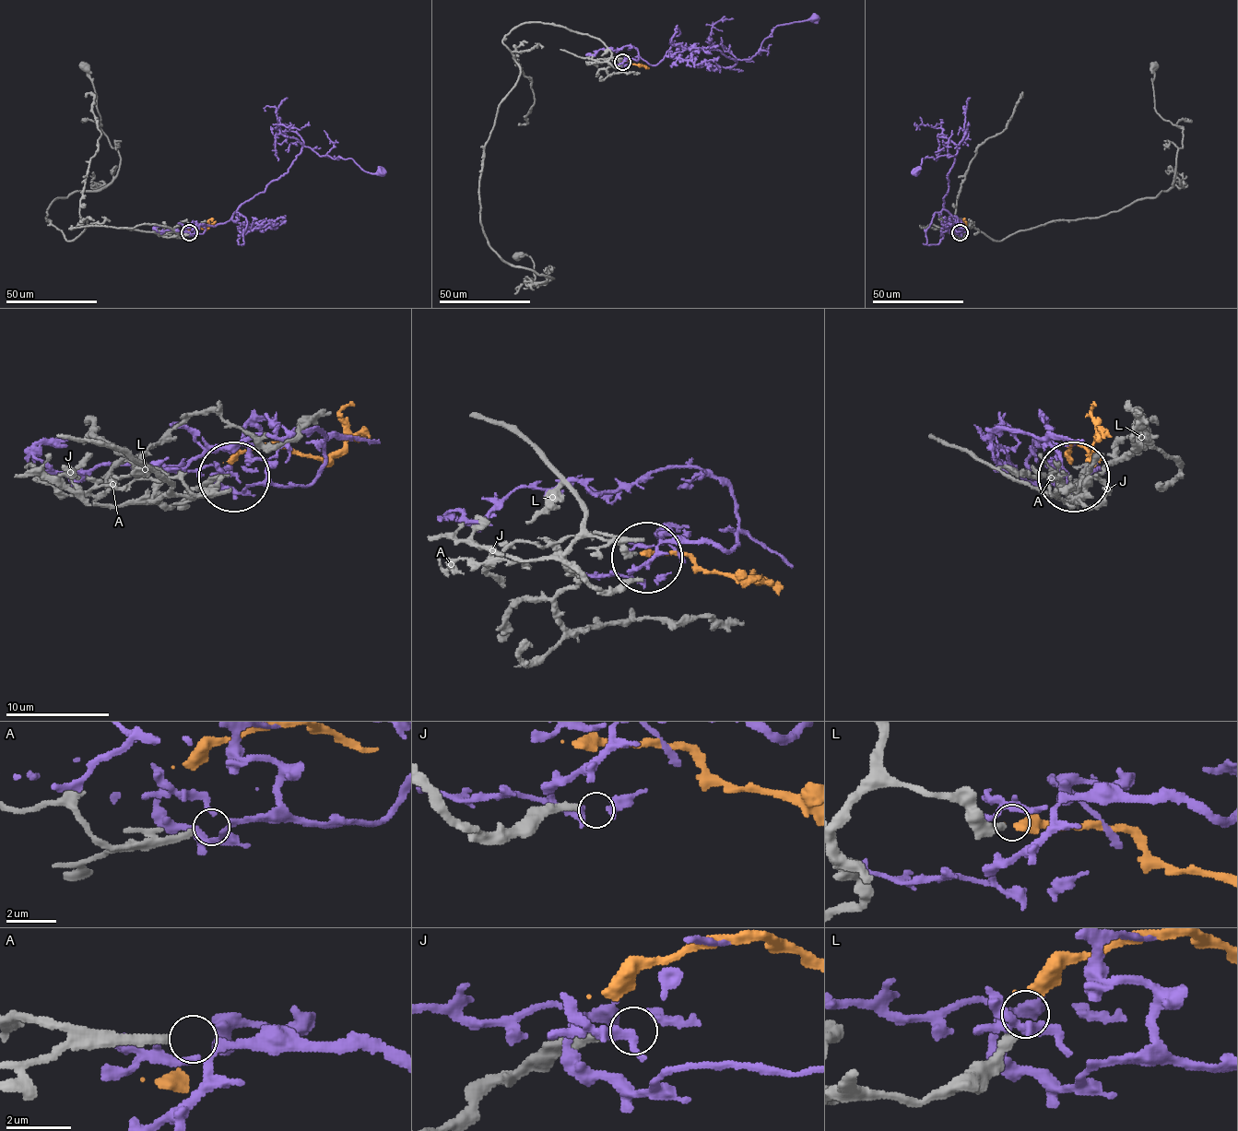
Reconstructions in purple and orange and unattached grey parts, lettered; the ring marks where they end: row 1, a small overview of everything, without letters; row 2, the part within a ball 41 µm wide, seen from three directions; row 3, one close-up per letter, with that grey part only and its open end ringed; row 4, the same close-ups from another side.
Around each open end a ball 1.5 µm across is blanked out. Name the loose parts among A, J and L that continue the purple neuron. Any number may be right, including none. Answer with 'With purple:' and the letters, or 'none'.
With purple: A

